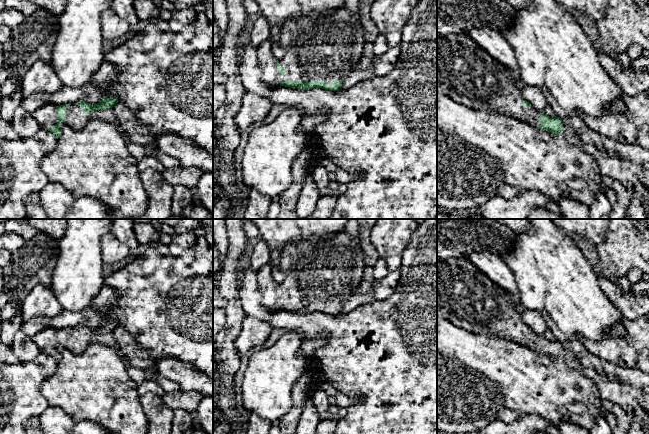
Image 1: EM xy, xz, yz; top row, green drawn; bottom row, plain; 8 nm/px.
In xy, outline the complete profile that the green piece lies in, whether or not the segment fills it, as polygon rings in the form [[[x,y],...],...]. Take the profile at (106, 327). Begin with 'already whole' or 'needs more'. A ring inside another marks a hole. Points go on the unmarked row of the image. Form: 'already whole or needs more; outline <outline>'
needs more; outline [[[105,312],[104,317],[106,319],[95,329],[91,329],[86,325],[59,330],[47,328],[34,335],[32,340],[39,348],[40,353],[50,355],[58,363],[61,359],[61,346],[73,354],[79,355],[85,351],[91,337],[96,334],[112,333],[118,323],[108,316],[108,312]]]

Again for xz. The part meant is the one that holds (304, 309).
needs more; outline [[[347,229],[327,237],[311,236],[297,243],[288,243],[282,250],[279,263],[279,269],[285,275],[281,282],[277,283],[273,278],[270,261],[257,272],[262,305],[272,312],[285,310],[338,315],[365,274],[364,252],[360,244],[360,234],[353,237]]]

